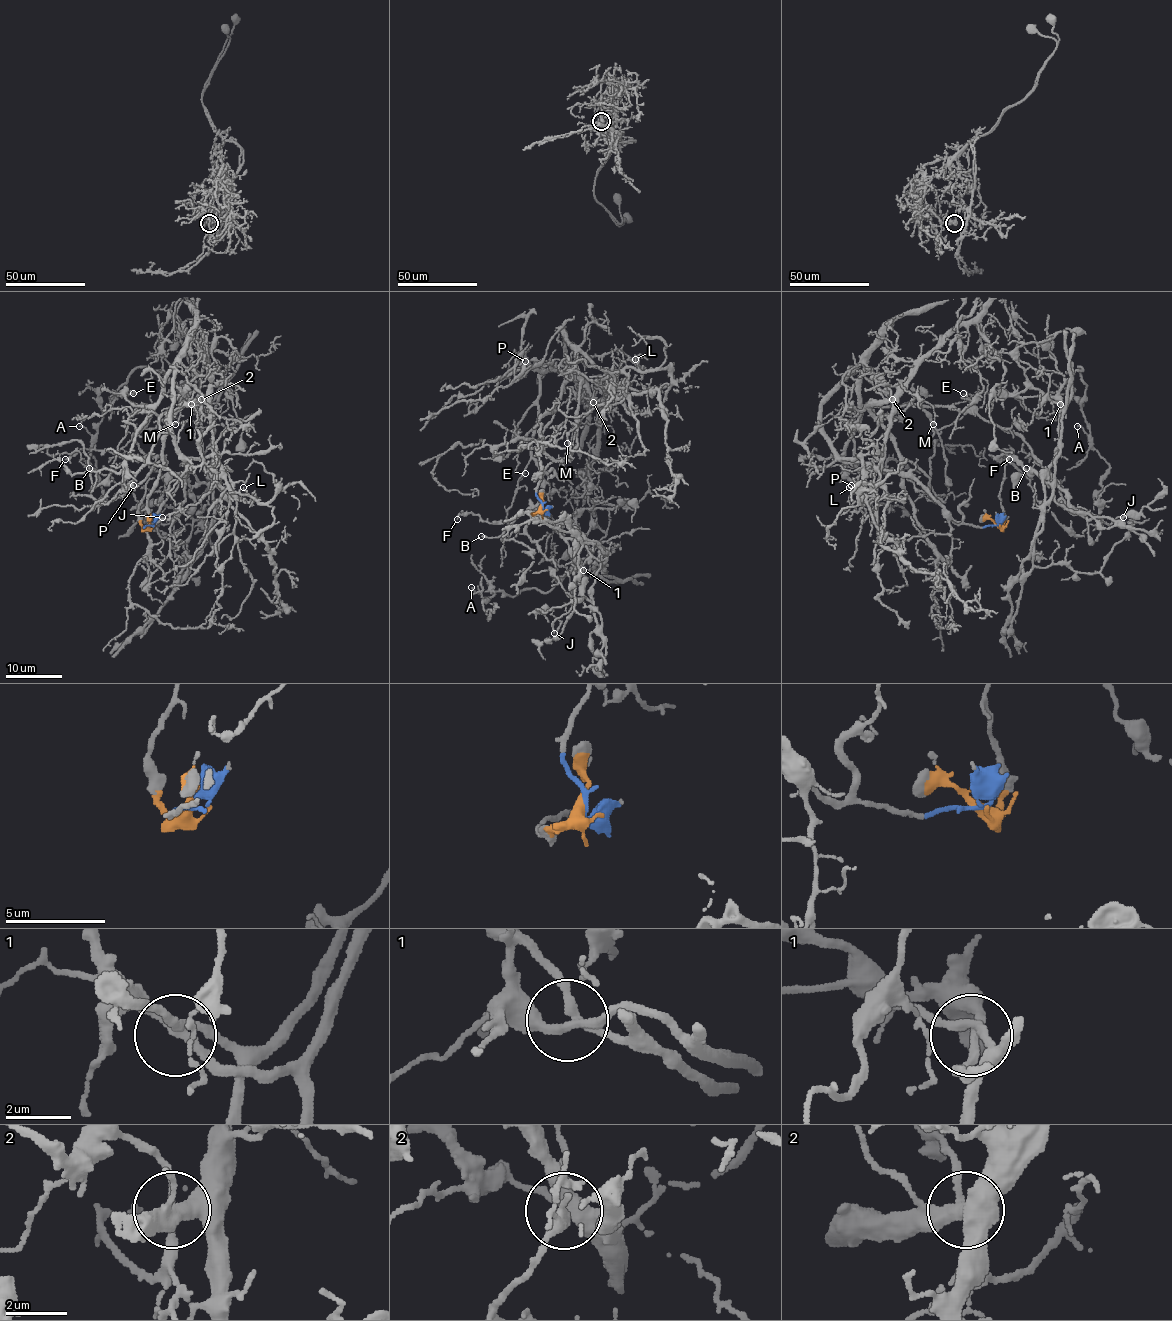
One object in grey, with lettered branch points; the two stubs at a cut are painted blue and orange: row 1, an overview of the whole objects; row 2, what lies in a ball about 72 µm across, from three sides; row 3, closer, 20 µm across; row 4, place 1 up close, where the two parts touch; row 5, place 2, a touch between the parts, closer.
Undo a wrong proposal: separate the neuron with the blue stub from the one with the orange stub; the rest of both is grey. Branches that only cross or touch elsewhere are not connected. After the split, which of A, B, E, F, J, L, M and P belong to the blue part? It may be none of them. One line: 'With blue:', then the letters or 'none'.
With blue: E, J, L, M, P

